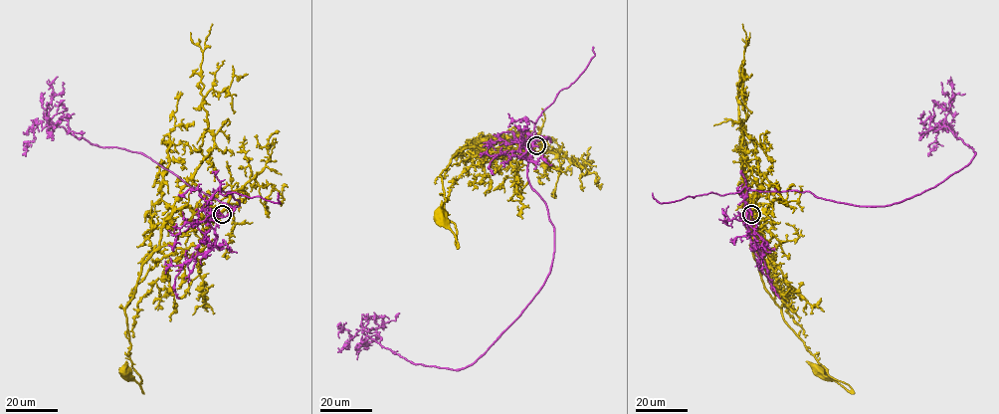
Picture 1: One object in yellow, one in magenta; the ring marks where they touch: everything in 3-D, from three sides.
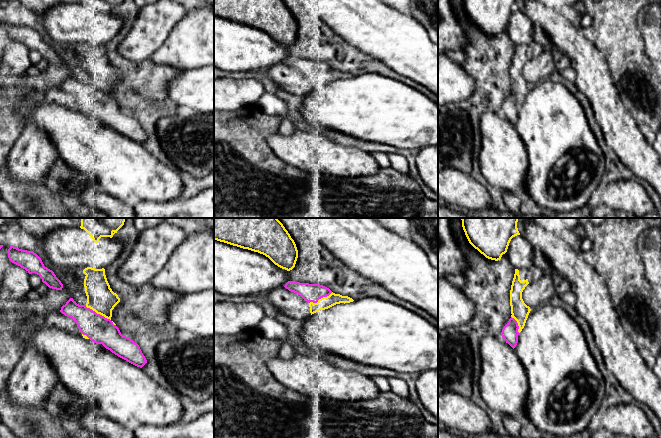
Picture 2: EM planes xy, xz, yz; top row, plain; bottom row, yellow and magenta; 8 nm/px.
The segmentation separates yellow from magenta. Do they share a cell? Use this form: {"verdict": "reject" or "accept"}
{"verdict": "reject"}

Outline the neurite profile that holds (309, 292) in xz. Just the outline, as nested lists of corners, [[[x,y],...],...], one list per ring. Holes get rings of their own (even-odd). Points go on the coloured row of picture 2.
[[[288,281],[284,287],[289,291],[300,295],[308,303],[317,303],[319,299],[327,297],[332,293],[329,288],[320,284]]]

